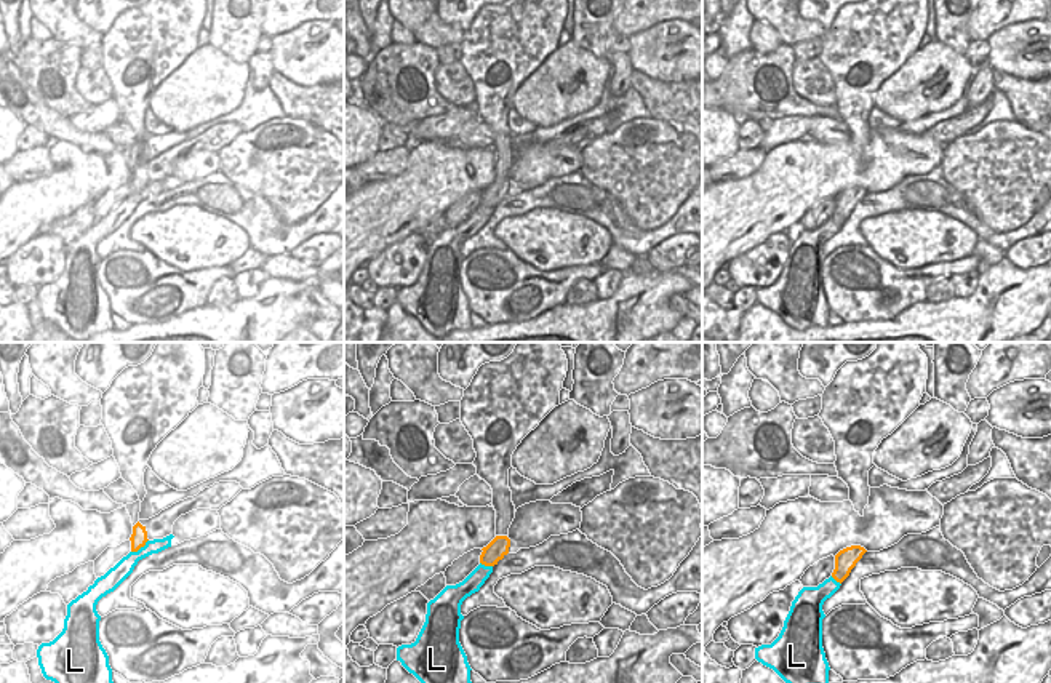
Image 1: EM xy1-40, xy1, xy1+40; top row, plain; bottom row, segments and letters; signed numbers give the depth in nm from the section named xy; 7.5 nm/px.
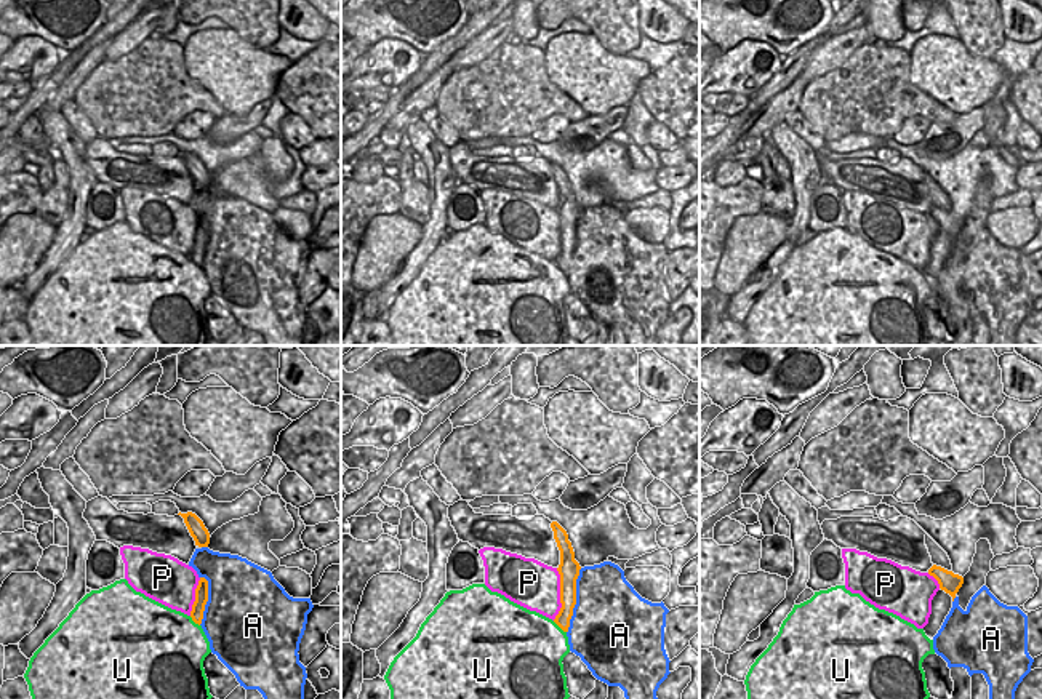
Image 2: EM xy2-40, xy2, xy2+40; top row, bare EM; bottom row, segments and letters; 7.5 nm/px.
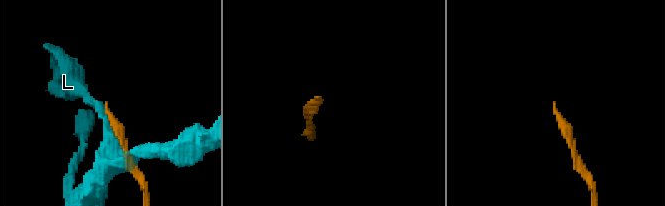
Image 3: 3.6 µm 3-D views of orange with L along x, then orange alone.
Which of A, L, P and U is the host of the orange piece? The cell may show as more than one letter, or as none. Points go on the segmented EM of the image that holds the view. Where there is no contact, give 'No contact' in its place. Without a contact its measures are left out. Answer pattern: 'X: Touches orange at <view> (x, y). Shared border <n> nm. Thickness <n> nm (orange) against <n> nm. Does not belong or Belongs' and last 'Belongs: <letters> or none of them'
A: Touches orange at xy2 (575, 600). Shared border 500 nm. Thickness 160 nm (orange) against 480 nm. Does not belong
L: Touches orange at xy1-40 (139, 547). Shared border 170 nm. Thickness 120 nm (orange) against 140 nm. Does not belong
P: Touches orange at xy2 (561, 594). Shared border 400 nm. Thickness 160 nm (orange) against 360 nm. Does not belong
U: Touches orange at xy2 (559, 626). Shared border 140 nm. Thickness 120 nm (orange) against 480 nm. Does not belong
Belongs: none of them.

